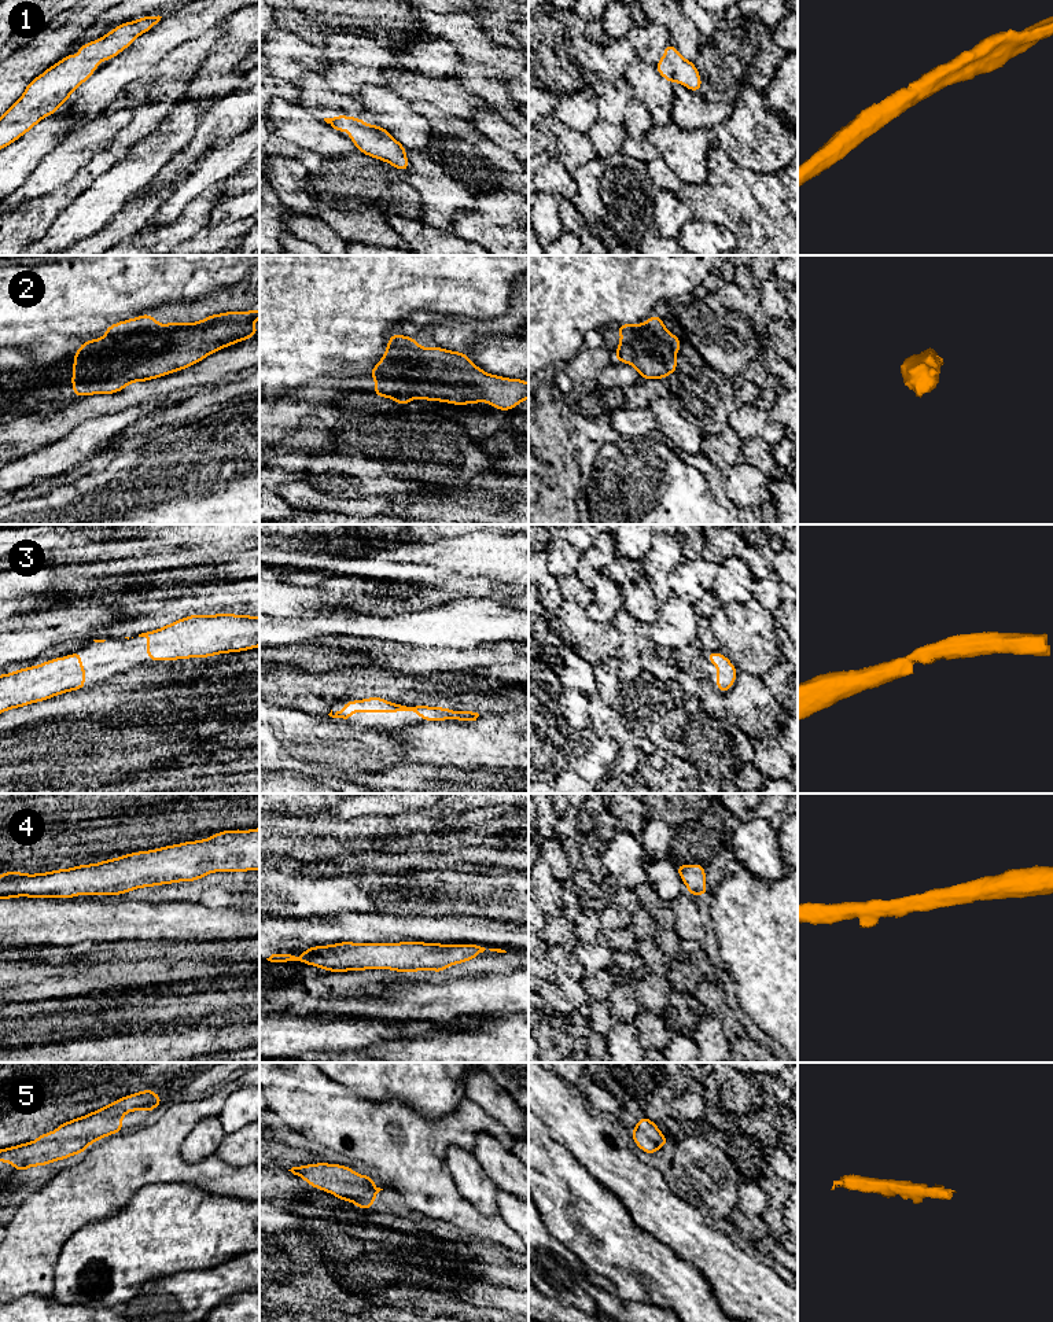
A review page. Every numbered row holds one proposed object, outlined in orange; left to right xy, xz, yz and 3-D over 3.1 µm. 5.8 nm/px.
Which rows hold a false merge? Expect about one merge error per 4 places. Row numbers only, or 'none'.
none

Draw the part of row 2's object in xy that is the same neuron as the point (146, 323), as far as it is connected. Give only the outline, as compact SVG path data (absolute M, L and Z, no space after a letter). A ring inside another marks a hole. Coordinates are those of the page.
M259 310L209 314L198 323L166 323L159 325L151 314L115 323L103 331L106 338L85 340L73 354L71 386L74 397L115 394L135 382L162 378L198 364L220 349L250 339L259 332L251 323Z

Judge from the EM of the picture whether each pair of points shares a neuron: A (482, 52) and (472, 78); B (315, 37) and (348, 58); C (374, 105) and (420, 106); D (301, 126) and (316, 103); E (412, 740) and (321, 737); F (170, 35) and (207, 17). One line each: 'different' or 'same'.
A: different
B: same
C: different
D: different
E: different
F: same

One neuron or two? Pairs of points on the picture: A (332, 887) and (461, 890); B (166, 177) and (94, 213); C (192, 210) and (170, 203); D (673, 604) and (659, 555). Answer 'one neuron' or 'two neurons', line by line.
A: one neuron
B: two neurons
C: two neurons
D: two neurons

